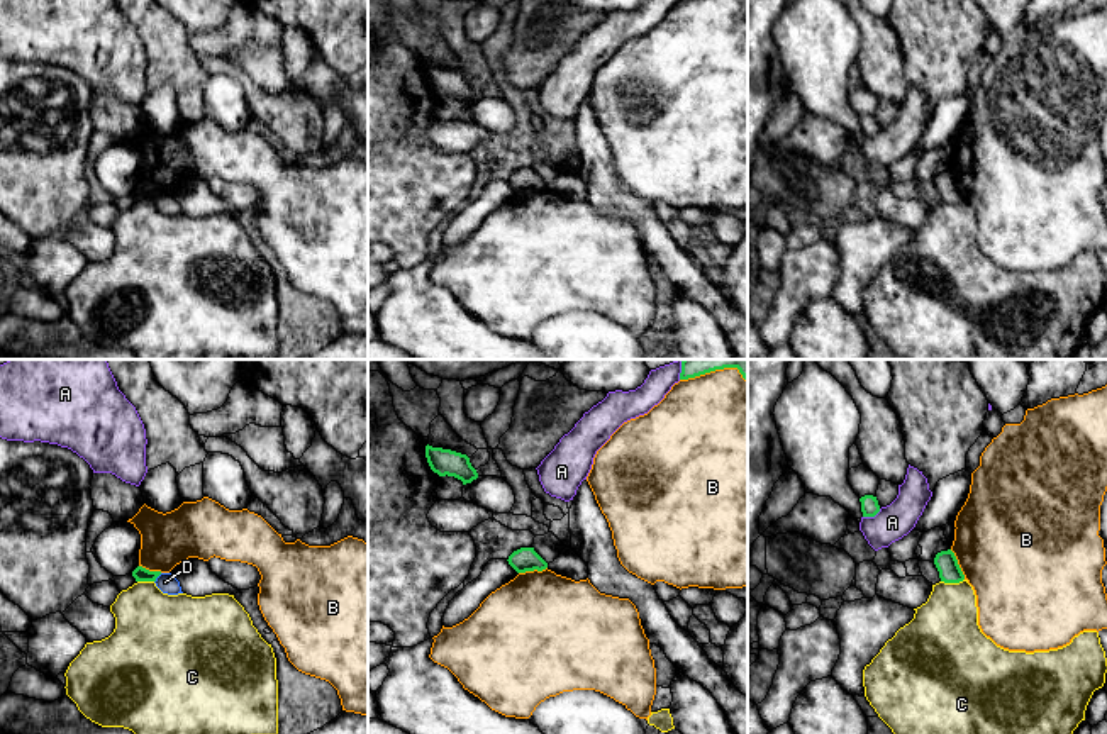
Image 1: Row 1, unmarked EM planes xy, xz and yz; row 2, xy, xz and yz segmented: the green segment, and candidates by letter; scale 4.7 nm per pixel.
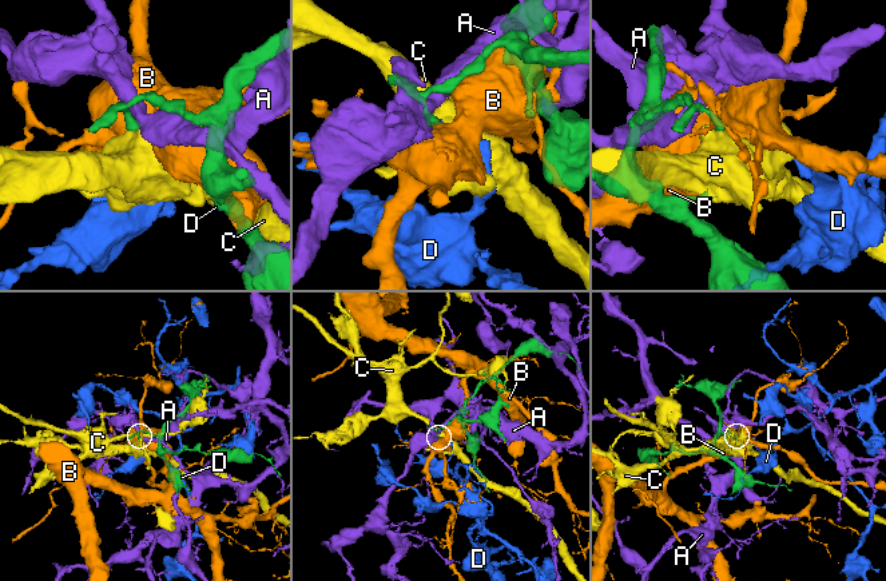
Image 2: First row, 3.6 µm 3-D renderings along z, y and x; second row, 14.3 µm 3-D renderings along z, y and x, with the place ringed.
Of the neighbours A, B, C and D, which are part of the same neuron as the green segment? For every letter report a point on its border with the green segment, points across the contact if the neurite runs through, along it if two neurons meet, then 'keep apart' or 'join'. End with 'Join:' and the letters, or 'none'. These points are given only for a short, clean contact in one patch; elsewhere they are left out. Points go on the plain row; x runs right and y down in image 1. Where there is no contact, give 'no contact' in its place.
A: meets green in yz at (872, 136); keep apart
B: meets green in yz at (958, 185); keep apart
C: meets green in yz at (951, 202); keep apart
D: meets green in xy at (156, 197); border along xy (161, 194), (155, 202); keep apart
Join: none

